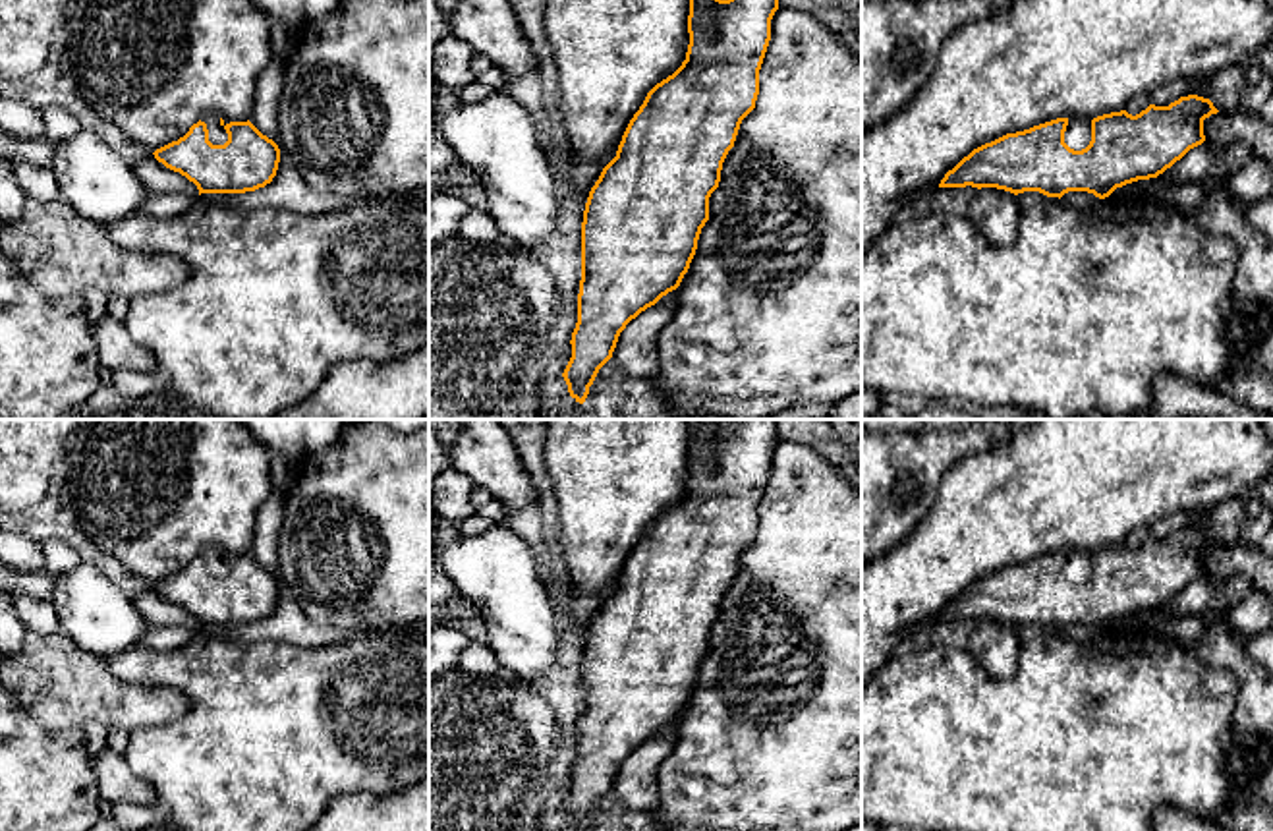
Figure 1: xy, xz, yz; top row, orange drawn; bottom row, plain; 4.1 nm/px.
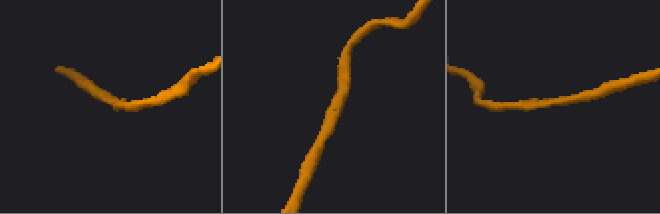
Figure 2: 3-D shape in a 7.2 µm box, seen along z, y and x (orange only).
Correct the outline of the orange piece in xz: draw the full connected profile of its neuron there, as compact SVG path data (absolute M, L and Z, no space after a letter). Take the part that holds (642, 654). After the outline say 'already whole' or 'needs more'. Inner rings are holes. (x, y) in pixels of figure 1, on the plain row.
M690 419L686 493L647 526L616 589L589 624L581 655L578 756L562 806L572 831L587 831L626 758L680 719L709 653L709 630L719 620L722 595L742 553L755 541L778 419L728 421L732 429L721 433Z | already whole

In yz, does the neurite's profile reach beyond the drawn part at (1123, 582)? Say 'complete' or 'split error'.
split error

